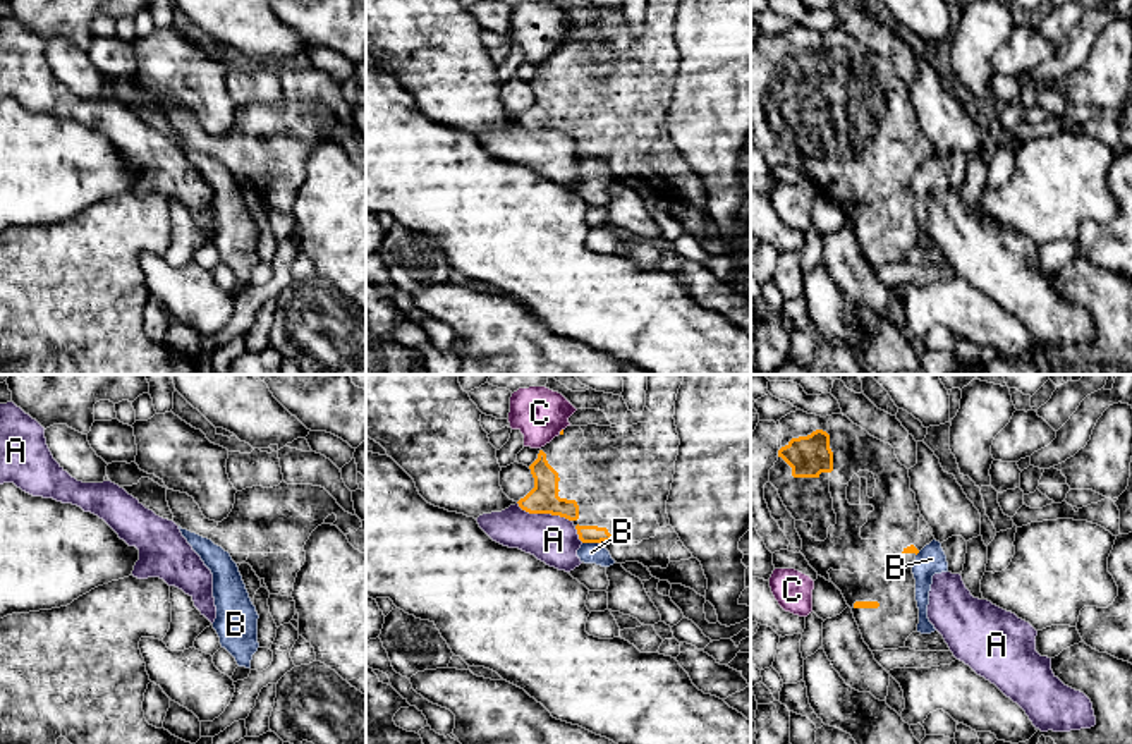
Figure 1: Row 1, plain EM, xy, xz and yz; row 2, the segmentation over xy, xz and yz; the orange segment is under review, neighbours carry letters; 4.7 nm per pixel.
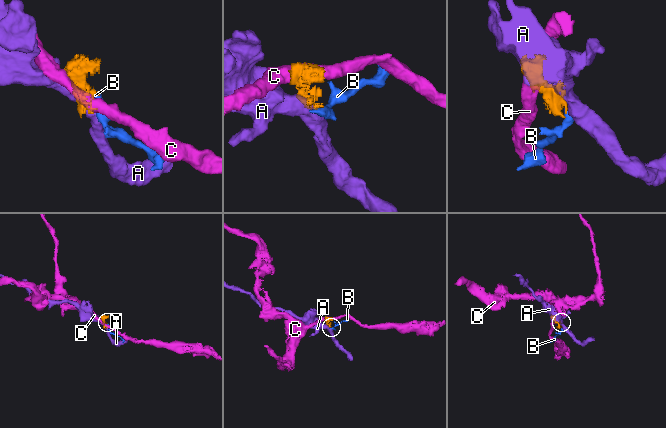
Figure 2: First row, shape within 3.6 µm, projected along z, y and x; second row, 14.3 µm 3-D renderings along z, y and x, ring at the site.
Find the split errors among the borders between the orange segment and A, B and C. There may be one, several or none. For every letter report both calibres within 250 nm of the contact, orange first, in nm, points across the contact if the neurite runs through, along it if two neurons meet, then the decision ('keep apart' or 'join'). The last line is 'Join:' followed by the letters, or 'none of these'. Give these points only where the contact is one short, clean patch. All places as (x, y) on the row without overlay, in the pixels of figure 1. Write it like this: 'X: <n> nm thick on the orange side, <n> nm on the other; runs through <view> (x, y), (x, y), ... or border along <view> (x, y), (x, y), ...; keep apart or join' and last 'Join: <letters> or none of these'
A: 140 nm thick on the orange side, 220 nm on the other; keep apart
B: 80 nm thick on the orange side, 100 nm on the other; border along xz (583, 157), (598, 158); keep apart
C: 20 nm thick on the orange side, 240 nm on the other; border along xz (562, 43), (559, 48); keep apart
Join: none of these

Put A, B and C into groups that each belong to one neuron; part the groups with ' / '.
A / B / C

